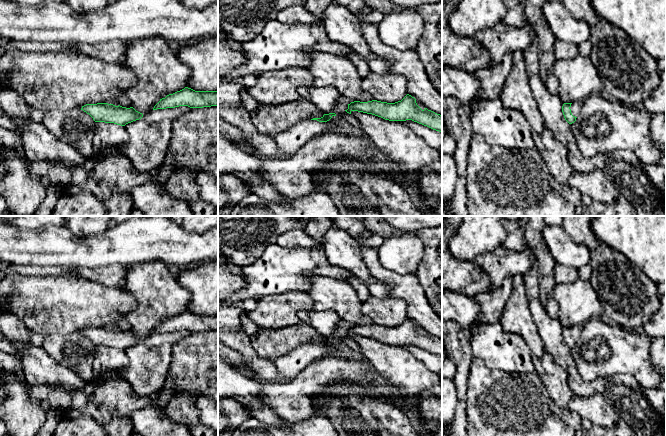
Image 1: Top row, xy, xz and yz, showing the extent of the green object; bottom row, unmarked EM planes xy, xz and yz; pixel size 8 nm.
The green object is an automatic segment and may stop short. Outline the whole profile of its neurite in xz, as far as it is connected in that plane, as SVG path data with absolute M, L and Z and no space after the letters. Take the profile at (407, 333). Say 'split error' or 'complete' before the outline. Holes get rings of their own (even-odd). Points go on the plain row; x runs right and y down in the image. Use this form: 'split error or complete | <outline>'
complete | M409 318L395 327L377 324L368 326L354 325L348 328L348 333L345 335L349 338L352 335L372 338L389 345L412 344L442 357L442 339L427 332L422 334L417 329L416 323Z

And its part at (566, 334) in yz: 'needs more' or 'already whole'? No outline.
needs more

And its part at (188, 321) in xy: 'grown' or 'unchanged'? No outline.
unchanged

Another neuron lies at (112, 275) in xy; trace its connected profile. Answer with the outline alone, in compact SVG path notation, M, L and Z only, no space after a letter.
M118 264L99 268L76 268L71 274L106 286L121 287L125 282L127 268Z

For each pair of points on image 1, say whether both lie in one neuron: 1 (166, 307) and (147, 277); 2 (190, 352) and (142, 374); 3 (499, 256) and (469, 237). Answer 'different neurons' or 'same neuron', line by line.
1: same neuron
2: different neurons
3: different neurons

